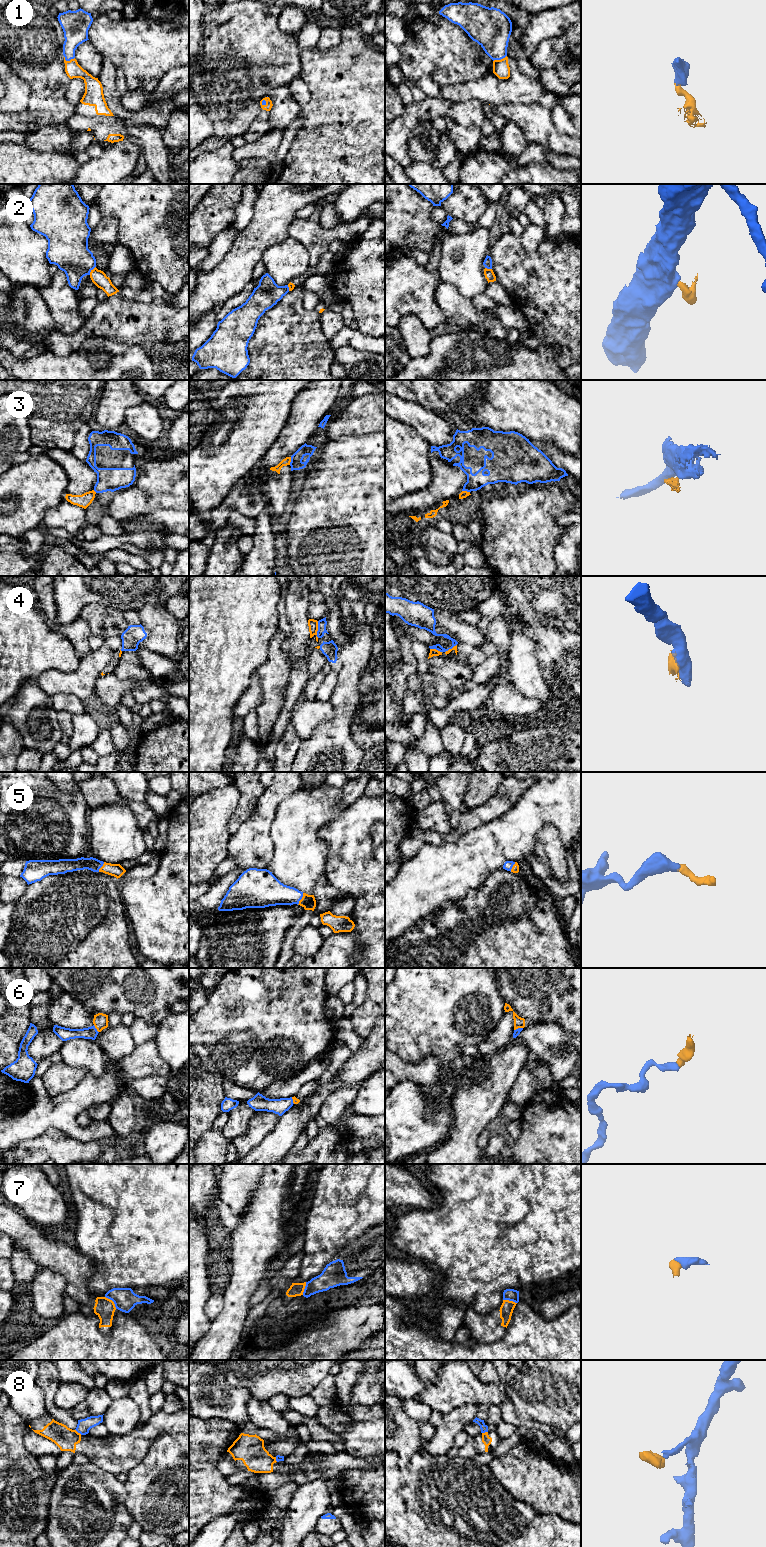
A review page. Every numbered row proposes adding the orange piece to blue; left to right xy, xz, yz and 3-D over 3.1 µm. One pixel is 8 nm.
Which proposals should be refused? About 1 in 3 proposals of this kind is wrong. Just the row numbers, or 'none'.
2, 3, 4, 8

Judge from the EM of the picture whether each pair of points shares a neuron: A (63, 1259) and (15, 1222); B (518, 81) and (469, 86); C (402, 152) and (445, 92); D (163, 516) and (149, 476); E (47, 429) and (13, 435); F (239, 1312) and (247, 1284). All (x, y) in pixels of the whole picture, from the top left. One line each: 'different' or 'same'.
A: same
B: same
C: different
D: different
E: different
F: same

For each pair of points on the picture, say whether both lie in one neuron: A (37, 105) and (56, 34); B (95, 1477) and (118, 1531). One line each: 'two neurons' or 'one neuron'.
A: one neuron
B: one neuron

